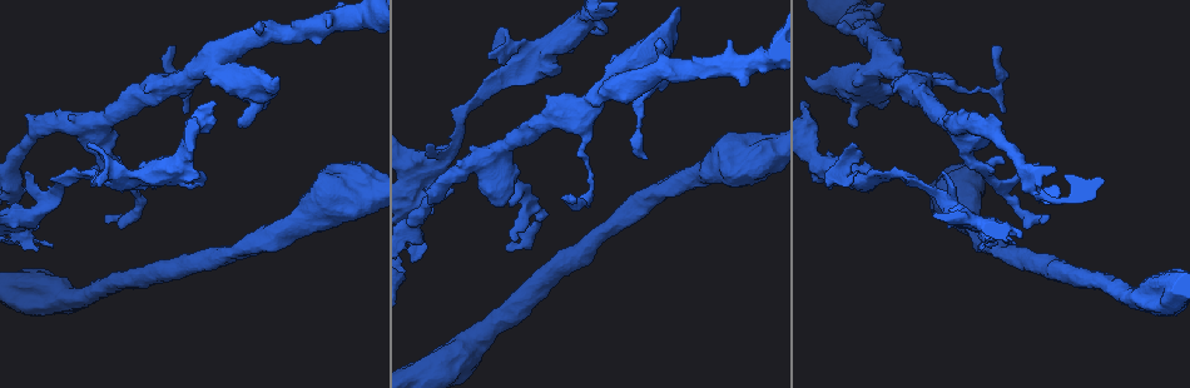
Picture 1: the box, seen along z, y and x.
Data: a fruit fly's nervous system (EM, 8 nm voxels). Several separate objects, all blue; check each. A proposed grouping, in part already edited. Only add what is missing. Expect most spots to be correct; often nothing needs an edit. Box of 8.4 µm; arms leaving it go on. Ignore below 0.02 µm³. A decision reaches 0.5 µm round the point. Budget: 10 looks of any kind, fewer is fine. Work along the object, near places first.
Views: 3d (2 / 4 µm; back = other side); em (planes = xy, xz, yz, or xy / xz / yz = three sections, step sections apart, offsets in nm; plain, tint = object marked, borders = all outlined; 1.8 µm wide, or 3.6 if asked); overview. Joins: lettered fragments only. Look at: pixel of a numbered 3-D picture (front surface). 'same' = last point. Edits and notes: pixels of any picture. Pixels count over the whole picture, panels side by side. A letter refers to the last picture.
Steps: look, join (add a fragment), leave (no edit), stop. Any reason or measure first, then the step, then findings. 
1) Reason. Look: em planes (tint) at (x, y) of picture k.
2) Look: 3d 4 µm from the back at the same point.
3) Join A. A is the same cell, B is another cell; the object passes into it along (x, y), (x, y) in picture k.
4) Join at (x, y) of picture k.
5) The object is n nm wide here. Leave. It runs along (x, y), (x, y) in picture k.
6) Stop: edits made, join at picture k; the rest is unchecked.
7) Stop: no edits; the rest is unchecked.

An open end. Look: em planes (borders) at (507, 251) of picture 1.

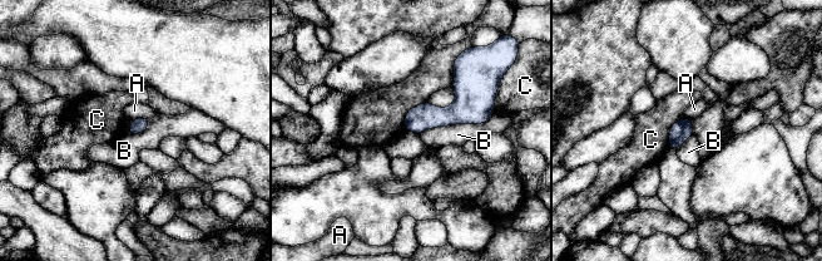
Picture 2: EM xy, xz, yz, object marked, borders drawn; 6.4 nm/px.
Leave. A, B and C are other cells; no lettered fragment goes on from it.

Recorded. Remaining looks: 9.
Stops while still wide. Look: em 3.6 µm planes (borders) at (34, 230) of picture 1.

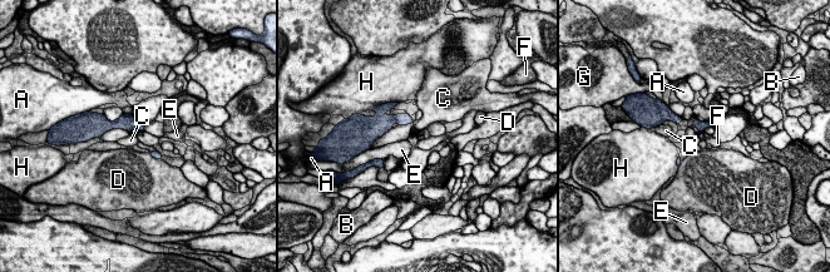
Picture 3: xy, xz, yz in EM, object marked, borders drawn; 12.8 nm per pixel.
Leave. A, B, C, D, E, F, G and H are other cells; a border runs along (143, 130), (137, 133) in picture 3; none of them fits.

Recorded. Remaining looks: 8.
Branch stops here. Look: em 3.6 µm xz step 16 (borders) at (853, 181) of picture 1.

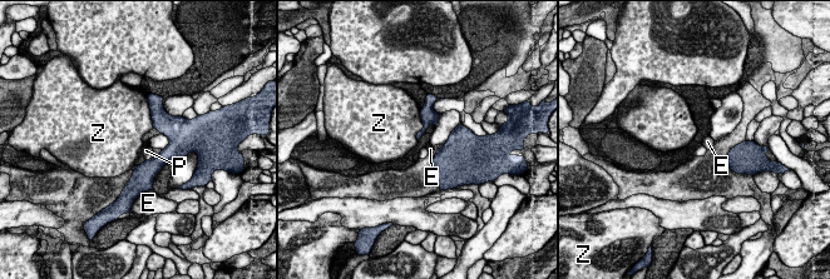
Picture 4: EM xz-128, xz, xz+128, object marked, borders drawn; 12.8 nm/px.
Look: em 3.6 µm planes (borders) at the same point.

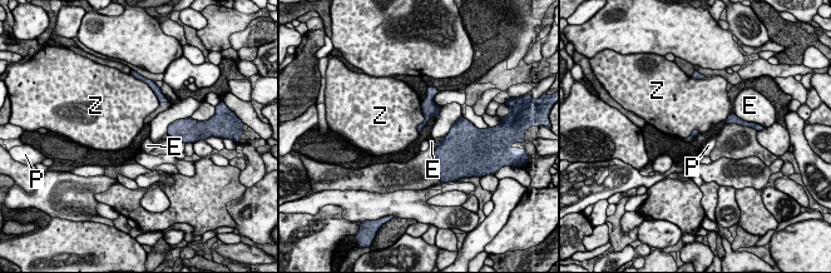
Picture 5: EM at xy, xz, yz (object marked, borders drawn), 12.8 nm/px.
Leave. E, P and Z are other cells; none of them fits.

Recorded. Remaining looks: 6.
Sharp bend. Look: 3d 2 µm at (212, 67) of picture 1.

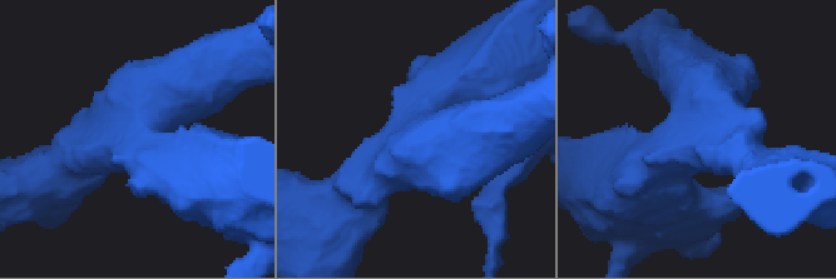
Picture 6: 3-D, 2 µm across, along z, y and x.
Look: em planes (borders) at (136, 141) of picture 6.

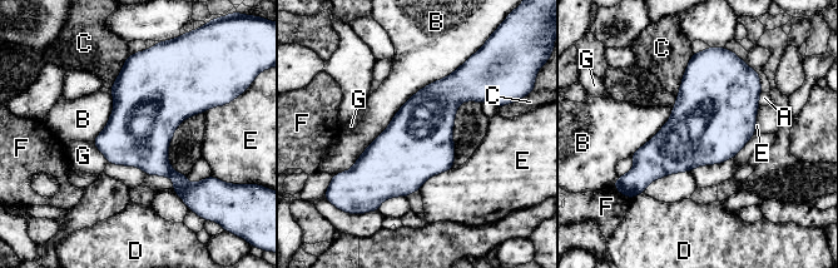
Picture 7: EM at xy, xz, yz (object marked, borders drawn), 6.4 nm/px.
The object is 420 nm wide here. Leave. A, B, C, D, E, F and G are other cells; a border runs along (464, 63), (418, 89), (338, 173) in picture 7; none of them fits.

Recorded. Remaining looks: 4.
Stop: no edits; the rest is unchecked.

